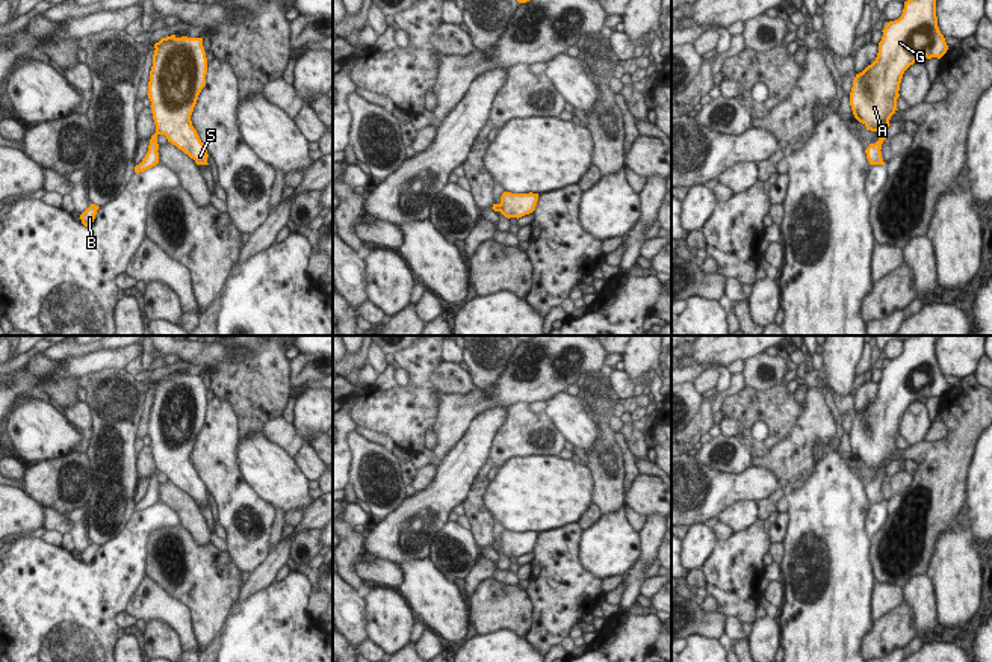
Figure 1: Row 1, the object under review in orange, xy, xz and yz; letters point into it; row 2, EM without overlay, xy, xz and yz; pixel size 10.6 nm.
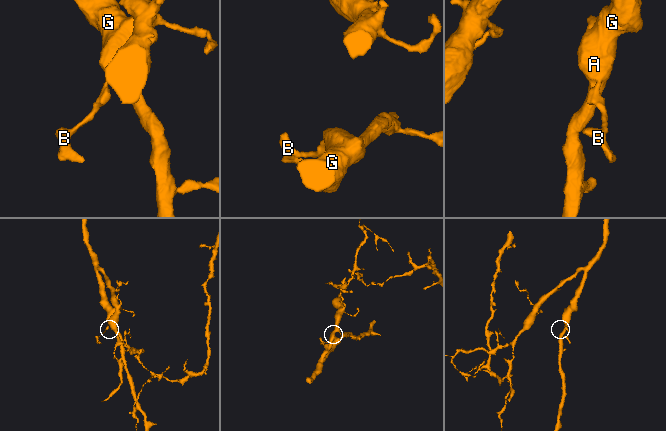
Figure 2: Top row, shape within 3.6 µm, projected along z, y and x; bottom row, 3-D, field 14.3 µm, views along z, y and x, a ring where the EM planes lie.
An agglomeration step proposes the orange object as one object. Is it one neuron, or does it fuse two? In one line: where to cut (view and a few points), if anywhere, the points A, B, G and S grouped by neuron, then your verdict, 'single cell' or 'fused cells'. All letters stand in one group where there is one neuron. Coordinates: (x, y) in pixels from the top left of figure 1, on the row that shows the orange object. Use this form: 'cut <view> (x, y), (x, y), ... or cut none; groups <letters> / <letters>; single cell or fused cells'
cut none; groups A B G S; single cell

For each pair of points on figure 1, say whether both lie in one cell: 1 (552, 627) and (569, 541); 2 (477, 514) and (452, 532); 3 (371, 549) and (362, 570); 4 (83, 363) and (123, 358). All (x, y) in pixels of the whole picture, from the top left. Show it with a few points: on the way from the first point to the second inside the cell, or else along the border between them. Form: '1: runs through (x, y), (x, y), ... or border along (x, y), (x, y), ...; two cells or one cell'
1: runs through (557, 606), (569, 591), (569, 563); one cell
2: border along (469, 531), (480, 549); two cells
3: border along (363, 555), (368, 558), (384, 558), (396, 564); two cells
4: runs through (92, 361), (114, 358); one cell

